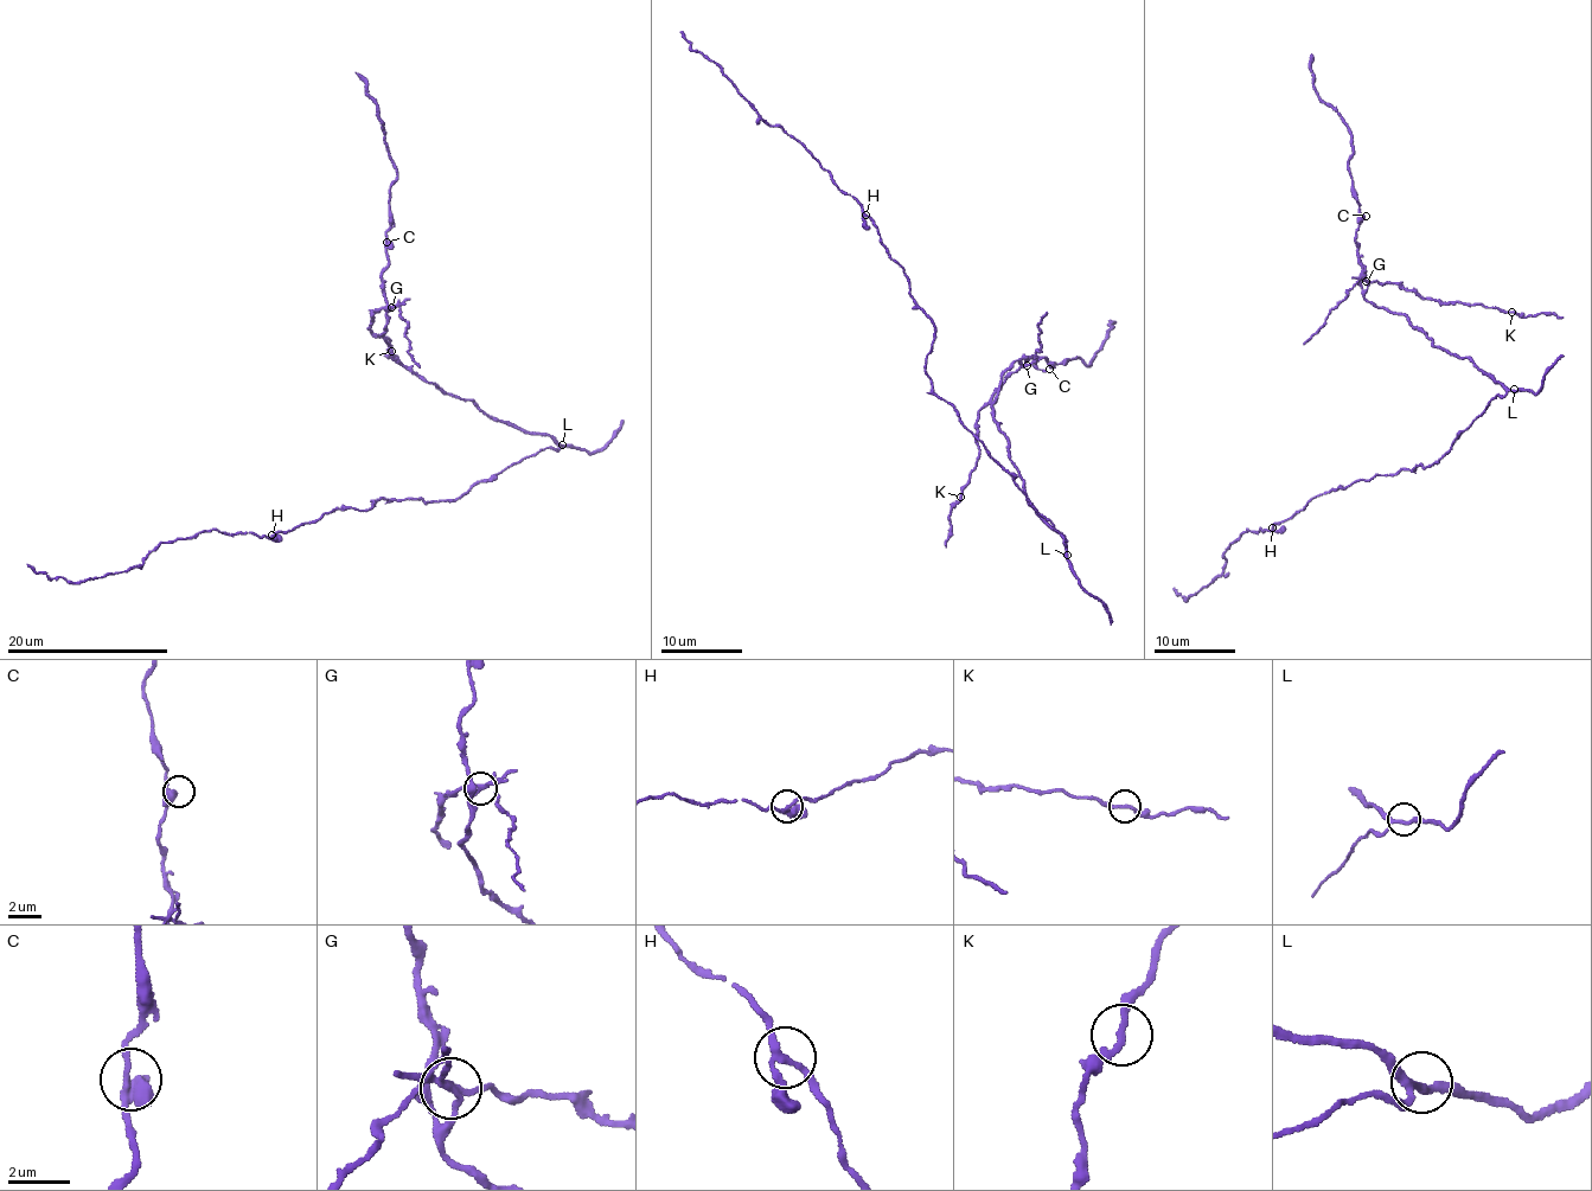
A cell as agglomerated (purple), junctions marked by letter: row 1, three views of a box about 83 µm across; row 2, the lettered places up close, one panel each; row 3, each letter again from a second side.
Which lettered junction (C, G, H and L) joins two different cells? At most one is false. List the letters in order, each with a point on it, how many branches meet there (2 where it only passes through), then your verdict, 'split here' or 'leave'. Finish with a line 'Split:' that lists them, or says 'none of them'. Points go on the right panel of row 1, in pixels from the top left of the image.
C: place (1366, 216); branches 3; leave
G: place (1366, 281); branches 3; split here
H: place (1272, 527); branches 3; leave
L: place (1514, 389); branches 3; leave
Split: G

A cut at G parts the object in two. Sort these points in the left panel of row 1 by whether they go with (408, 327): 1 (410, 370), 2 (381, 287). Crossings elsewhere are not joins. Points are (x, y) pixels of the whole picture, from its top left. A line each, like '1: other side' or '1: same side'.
1: other side
2: other side

